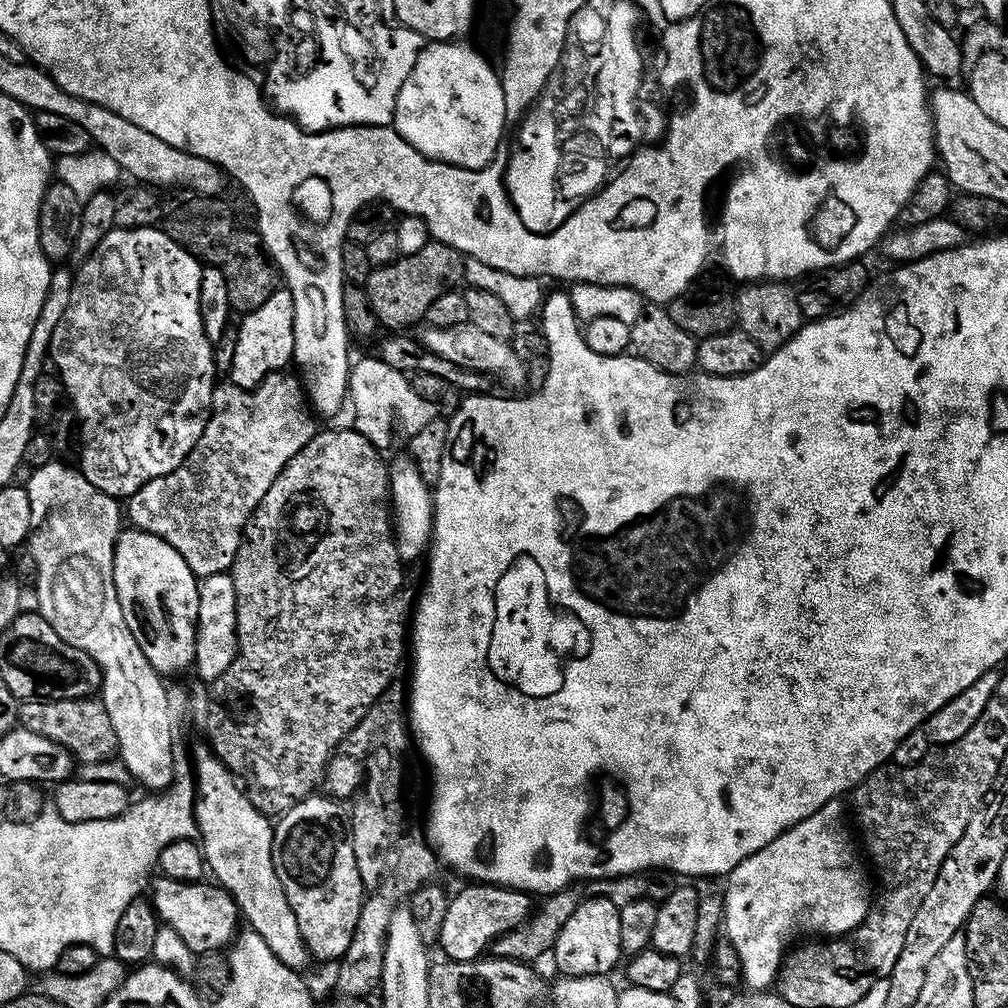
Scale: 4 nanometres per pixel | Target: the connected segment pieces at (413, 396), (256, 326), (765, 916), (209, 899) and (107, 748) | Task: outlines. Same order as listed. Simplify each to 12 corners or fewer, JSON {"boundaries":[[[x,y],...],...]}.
{"boundaries":[[[378,356],[349,369],[354,430],[387,451],[440,418],[411,379]],[[294,298],[243,317],[231,383],[257,388],[293,363]],[[843,799],[726,878],[753,993],[874,907]],[[153,879],[152,907],[197,957],[233,947],[236,899],[212,882]],[[99,699],[29,700],[20,724],[81,765],[117,755]]]}

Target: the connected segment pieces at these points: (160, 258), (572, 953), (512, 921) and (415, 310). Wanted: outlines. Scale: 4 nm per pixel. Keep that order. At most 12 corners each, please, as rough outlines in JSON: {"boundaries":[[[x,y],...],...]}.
{"boundaries":[[[159,227],[83,261],[50,360],[79,471],[130,498],[218,387],[204,268]],[[581,899],[554,949],[561,977],[607,976],[625,959],[620,908]],[[475,882],[449,899],[445,957],[481,959],[521,928],[533,897]],[[430,242],[373,270],[374,314],[388,330],[423,321],[465,283],[463,252]]]}

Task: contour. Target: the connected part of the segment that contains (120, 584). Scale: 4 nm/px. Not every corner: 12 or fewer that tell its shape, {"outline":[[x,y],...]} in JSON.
{"outline":[[121,531],[114,586],[161,677],[196,663],[198,577],[149,532]]}

